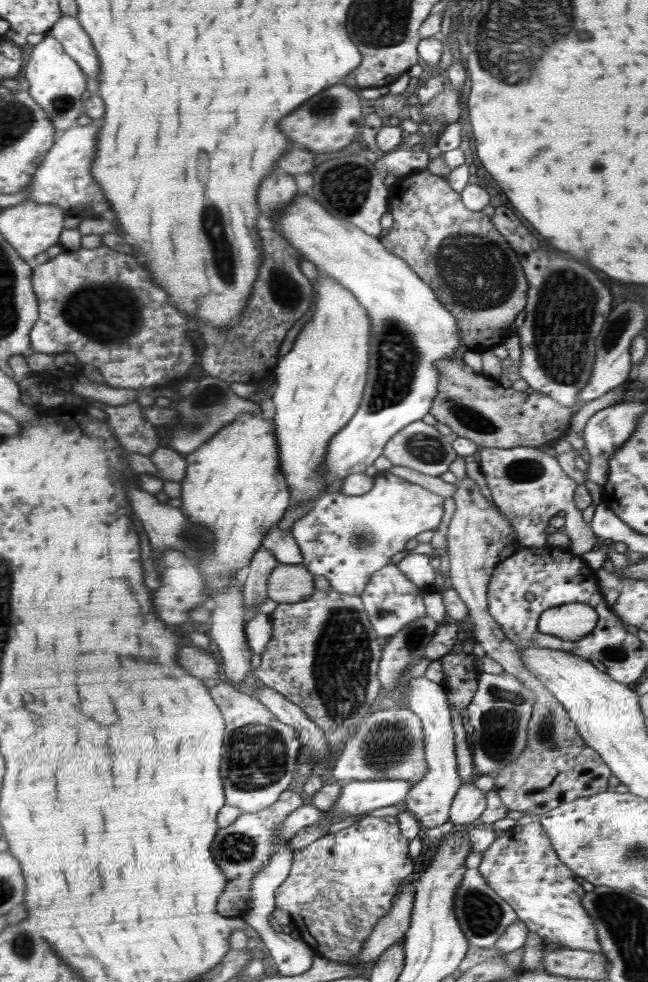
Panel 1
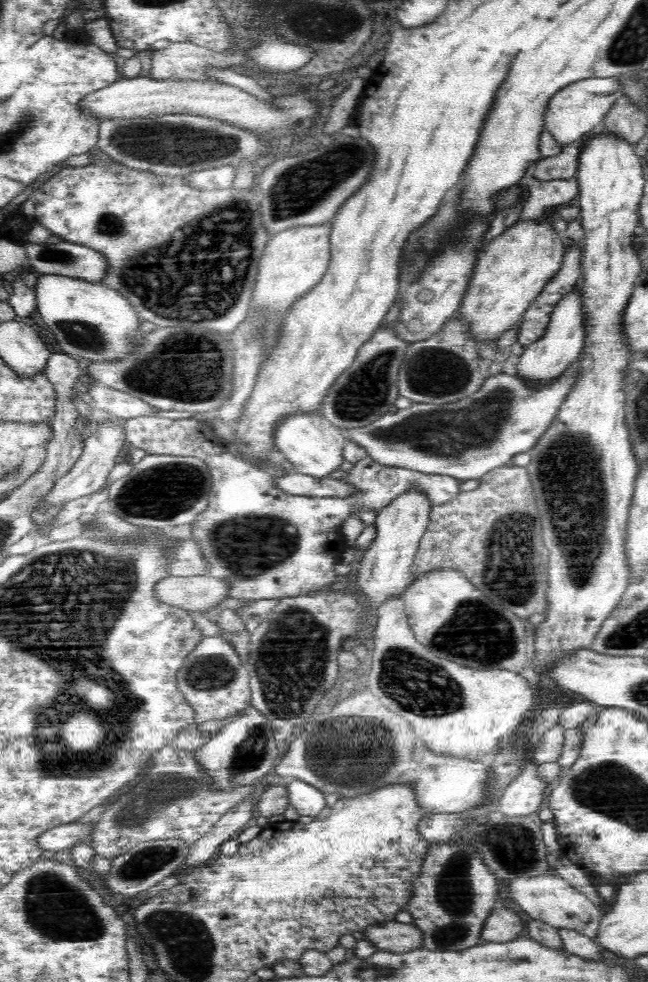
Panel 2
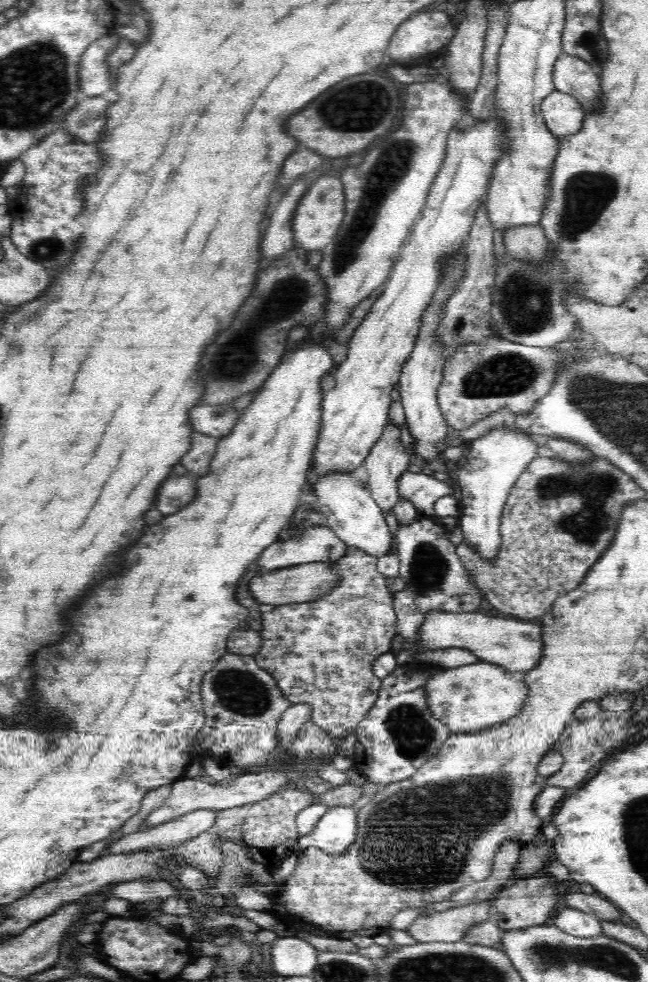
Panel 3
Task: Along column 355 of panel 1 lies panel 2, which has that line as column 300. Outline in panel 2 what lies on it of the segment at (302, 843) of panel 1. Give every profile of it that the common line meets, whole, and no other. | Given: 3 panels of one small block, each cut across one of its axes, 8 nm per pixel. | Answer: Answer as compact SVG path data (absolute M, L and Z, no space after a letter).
M294 779L286 789L290 804L301 816L322 818L328 811L325 794L311 784Z

